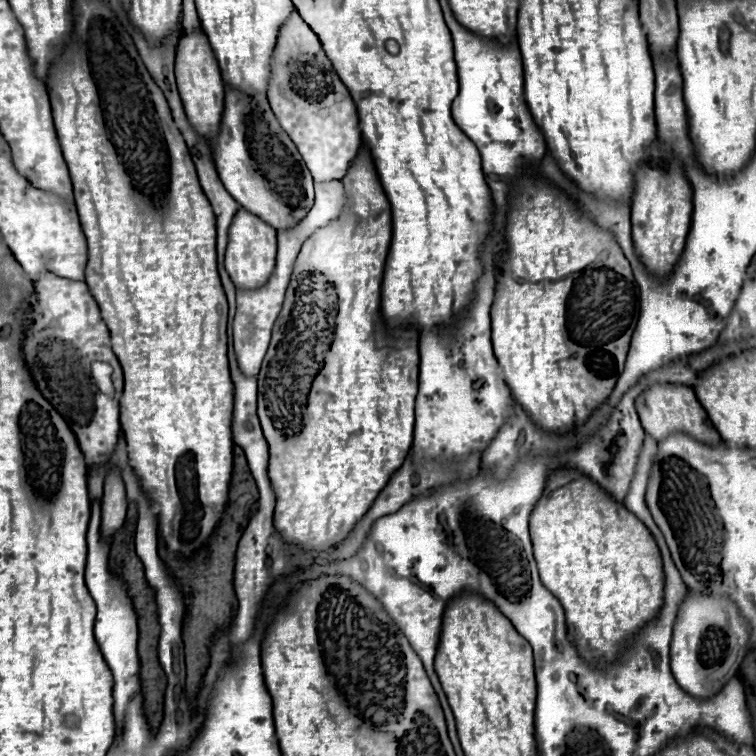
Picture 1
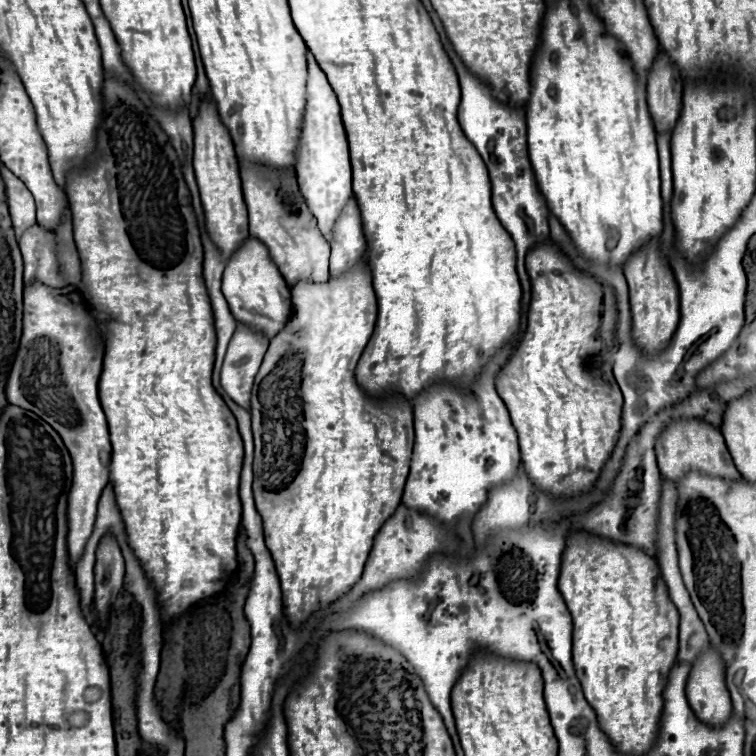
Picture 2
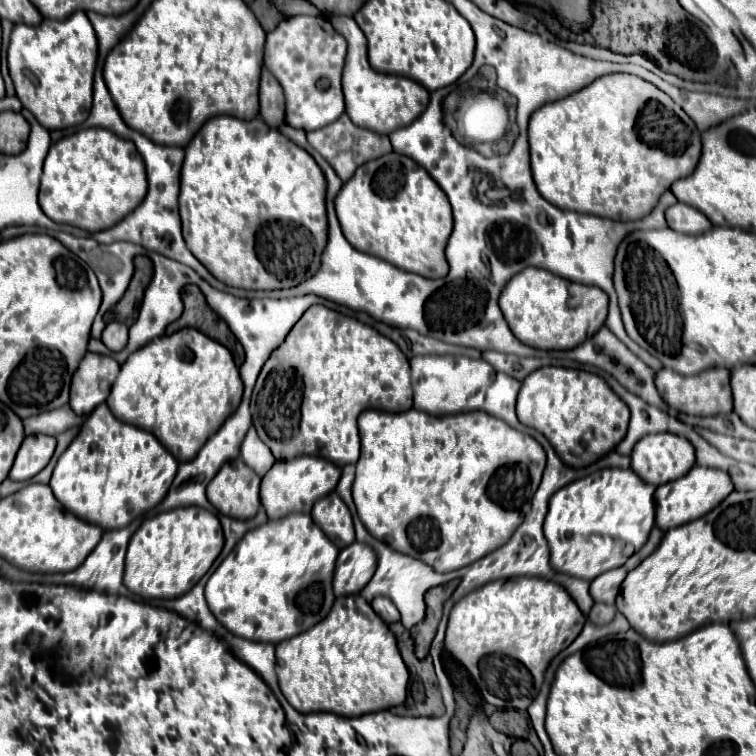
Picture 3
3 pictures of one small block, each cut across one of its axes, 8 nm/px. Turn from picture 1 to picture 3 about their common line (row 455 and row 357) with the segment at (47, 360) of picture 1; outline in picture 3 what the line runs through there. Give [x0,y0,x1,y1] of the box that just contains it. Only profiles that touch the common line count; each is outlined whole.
[70,352,120,416]

